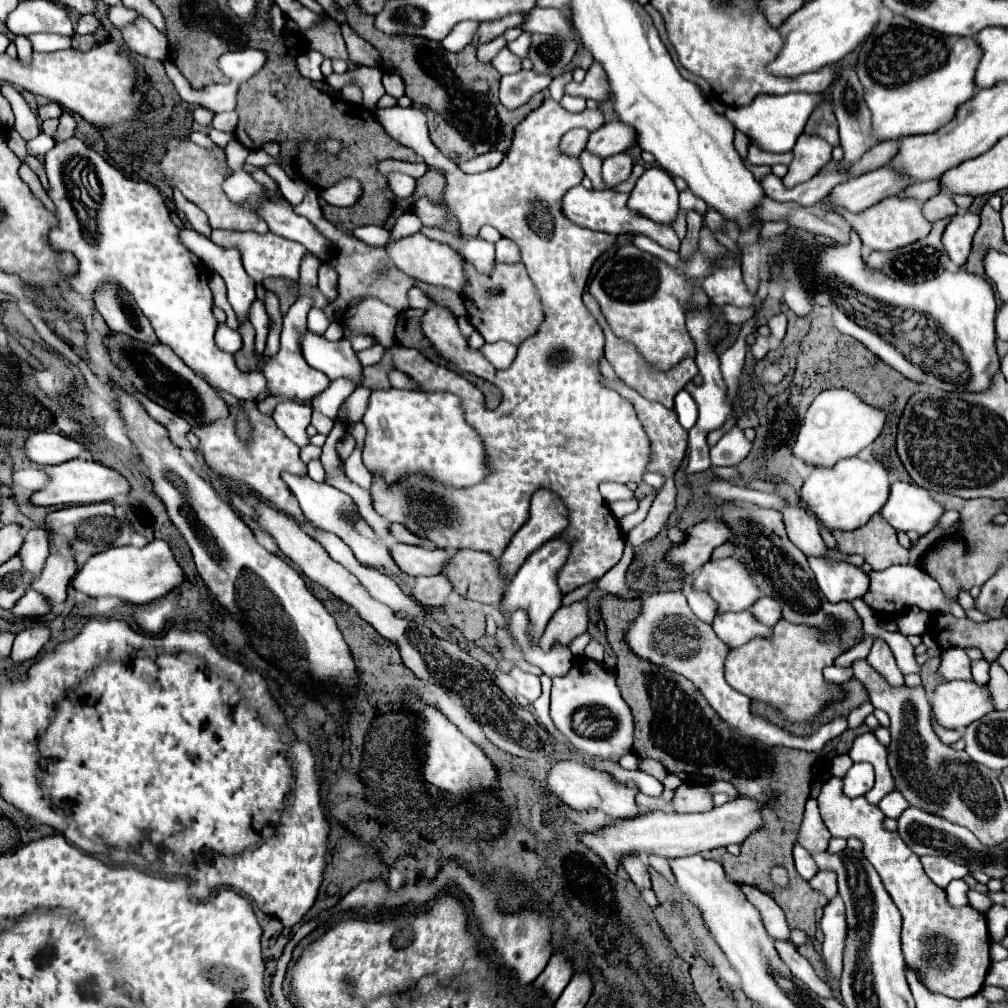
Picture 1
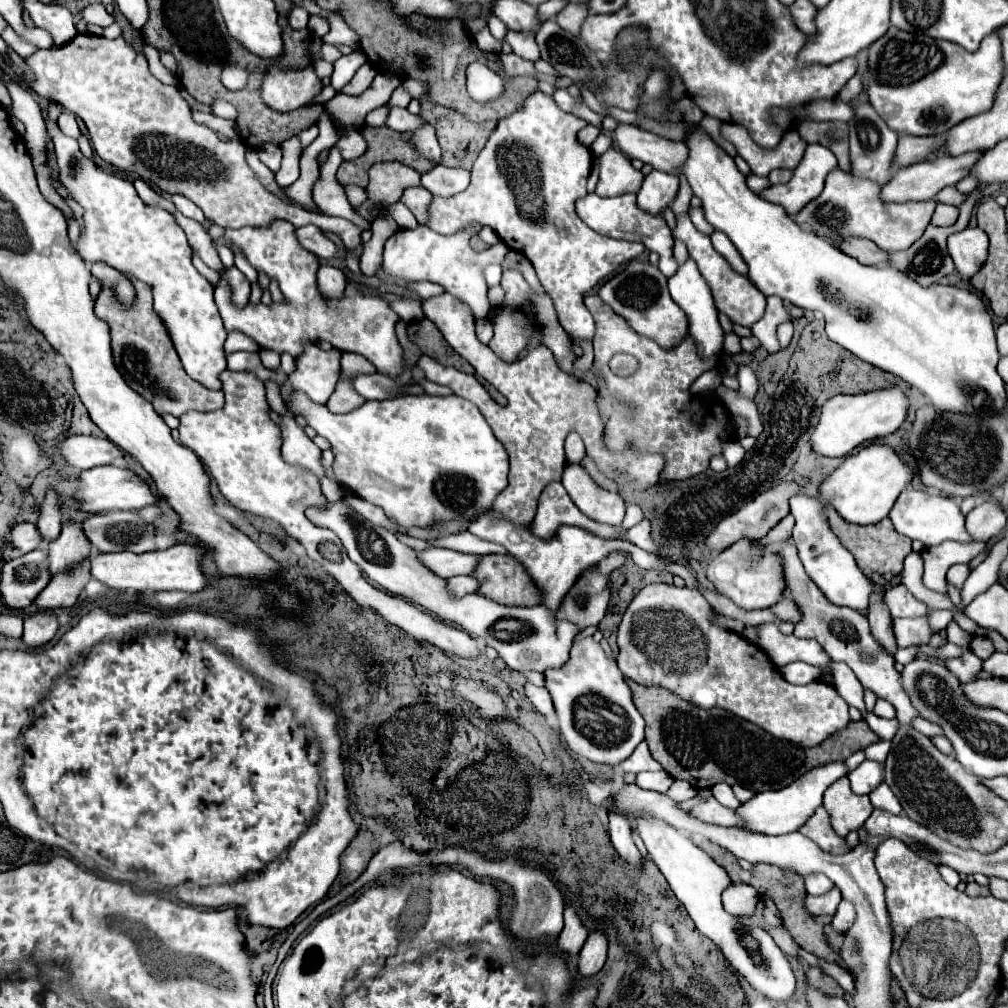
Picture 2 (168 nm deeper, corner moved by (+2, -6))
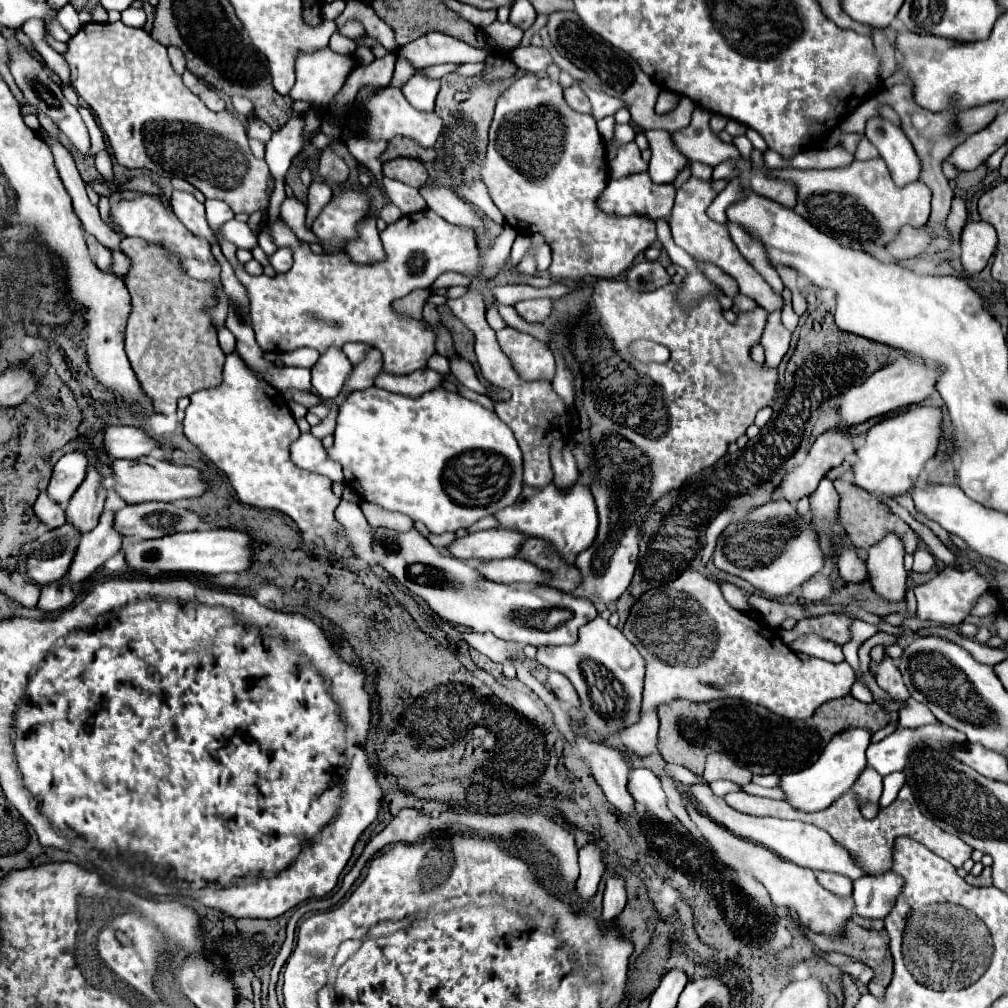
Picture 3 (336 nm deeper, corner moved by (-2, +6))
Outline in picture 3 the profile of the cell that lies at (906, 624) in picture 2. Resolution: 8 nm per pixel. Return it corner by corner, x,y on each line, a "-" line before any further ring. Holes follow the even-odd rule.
944,568
930,582
914,588
914,594
916,594
916,600
918,600
916,616
920,620
930,620
930,622
934,622
938,626
956,626
968,616
968,610
974,606
976,598
982,592
990,590
990,584
994,580
996,580
994,574
984,574
984,572
978,572
976,568
970,568
970,570

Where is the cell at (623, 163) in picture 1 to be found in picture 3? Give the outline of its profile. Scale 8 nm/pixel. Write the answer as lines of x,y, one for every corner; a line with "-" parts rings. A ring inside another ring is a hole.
608,142
608,146
616,146
616,154
608,164
610,178
622,178
622,176
630,176
630,174
648,170
648,164
642,160
636,142
628,142
628,144

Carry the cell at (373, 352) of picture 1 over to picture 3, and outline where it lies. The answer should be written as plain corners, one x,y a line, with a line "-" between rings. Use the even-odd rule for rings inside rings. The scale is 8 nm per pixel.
370,348
370,352
364,356
364,360
360,364
352,366
350,378
342,388
342,394
350,394
356,390
366,390
370,388
374,382
374,376
382,372
382,354
376,348

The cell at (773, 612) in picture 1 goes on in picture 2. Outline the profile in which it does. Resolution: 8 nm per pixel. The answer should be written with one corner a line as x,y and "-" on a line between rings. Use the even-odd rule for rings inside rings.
790,596
788,598
782,598
776,606
772,606
770,608
780,620
788,620
788,622
798,622
800,618
802,618
802,612
800,612
800,608
796,606
796,602
794,600
790,600

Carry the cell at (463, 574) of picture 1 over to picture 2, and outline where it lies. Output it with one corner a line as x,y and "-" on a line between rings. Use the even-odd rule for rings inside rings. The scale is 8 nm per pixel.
510,554
482,556
474,576
480,580
478,594
500,604
534,606
542,602
542,592
526,572
526,568

